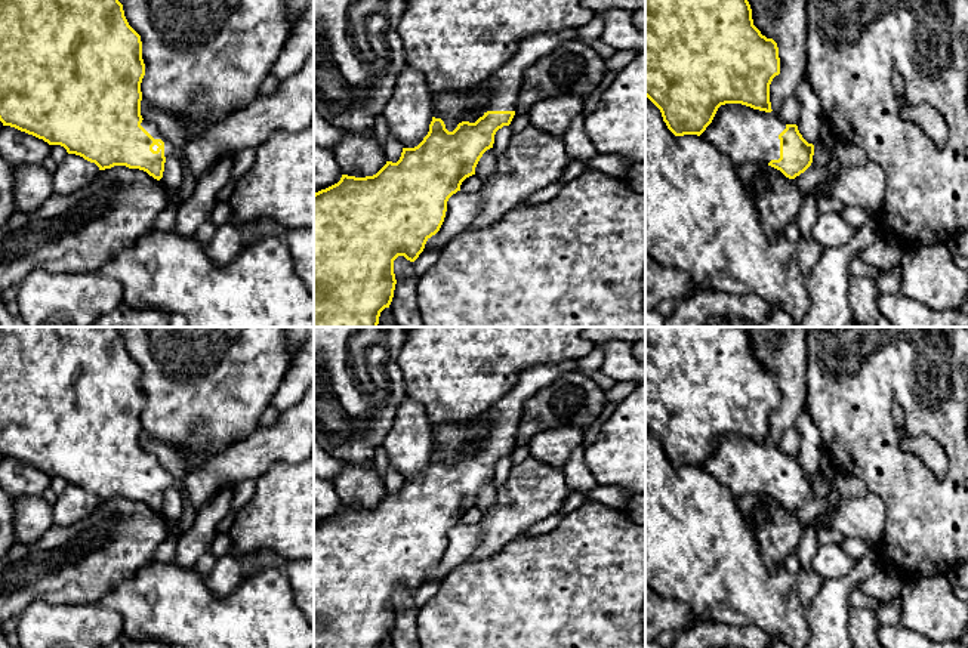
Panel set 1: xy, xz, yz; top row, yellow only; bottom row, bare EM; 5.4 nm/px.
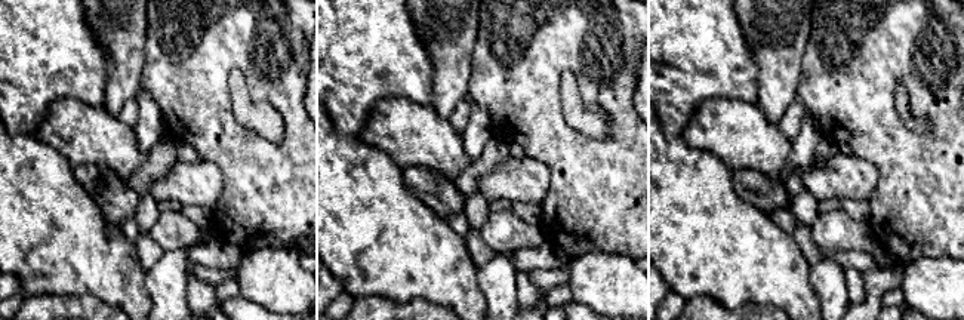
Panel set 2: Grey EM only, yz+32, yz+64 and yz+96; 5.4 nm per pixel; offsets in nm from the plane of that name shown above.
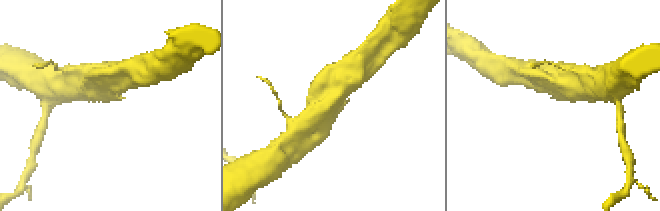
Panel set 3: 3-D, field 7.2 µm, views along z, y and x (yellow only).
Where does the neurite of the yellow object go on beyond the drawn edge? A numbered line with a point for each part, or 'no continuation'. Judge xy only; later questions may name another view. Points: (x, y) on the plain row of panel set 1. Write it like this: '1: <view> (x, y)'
1: xy (153, 460)

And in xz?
1: xz (502, 419)

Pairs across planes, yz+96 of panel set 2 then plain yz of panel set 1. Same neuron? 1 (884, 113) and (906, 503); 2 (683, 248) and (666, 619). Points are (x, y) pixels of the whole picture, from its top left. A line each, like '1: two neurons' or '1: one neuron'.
1: one neuron
2: two neurons

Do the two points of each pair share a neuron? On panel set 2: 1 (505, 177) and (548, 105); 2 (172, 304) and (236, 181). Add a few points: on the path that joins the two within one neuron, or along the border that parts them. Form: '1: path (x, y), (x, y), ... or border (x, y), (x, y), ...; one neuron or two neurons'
1: border (527, 156), (539, 160), (548, 169), (548, 185); two neurons
2: border (211, 222), (215, 237); two neurons

